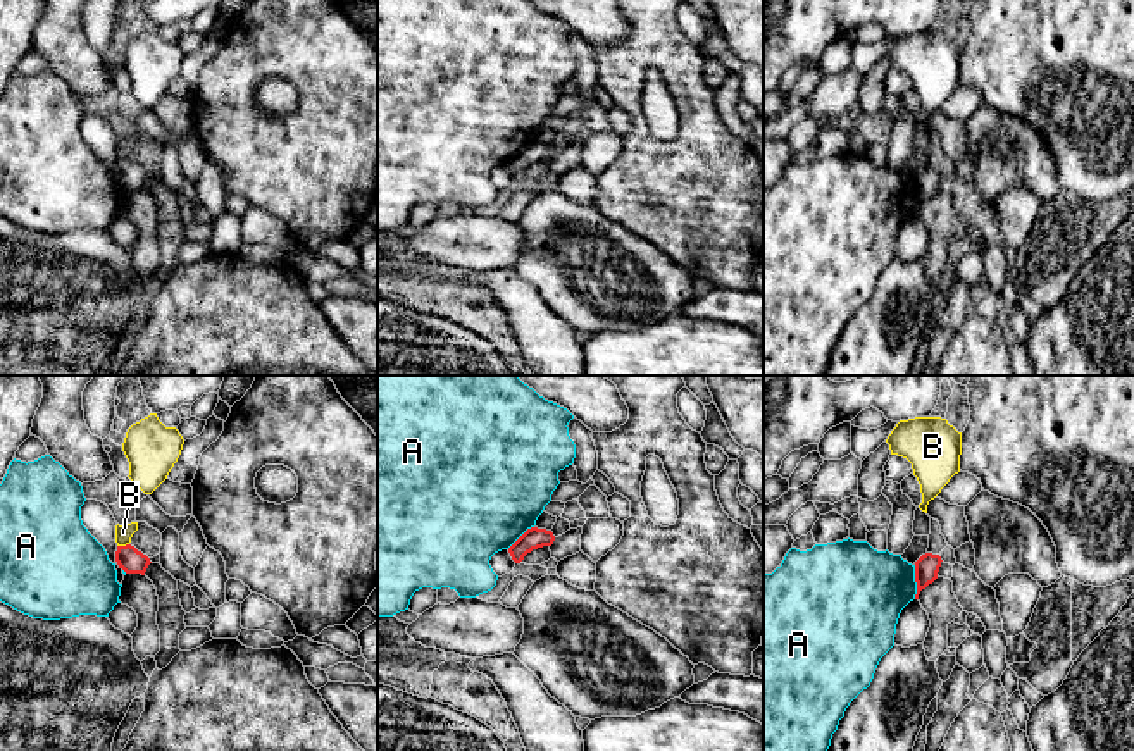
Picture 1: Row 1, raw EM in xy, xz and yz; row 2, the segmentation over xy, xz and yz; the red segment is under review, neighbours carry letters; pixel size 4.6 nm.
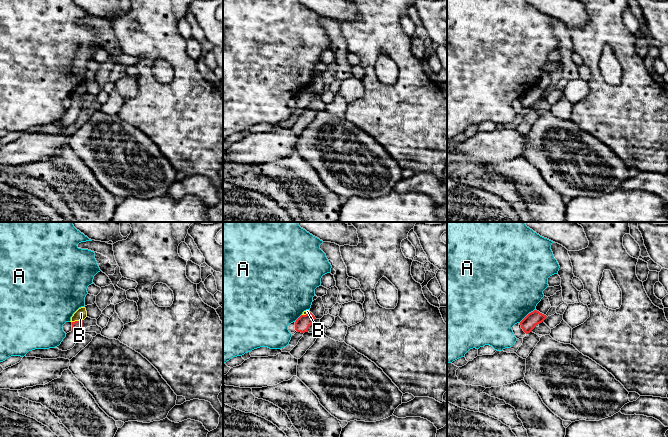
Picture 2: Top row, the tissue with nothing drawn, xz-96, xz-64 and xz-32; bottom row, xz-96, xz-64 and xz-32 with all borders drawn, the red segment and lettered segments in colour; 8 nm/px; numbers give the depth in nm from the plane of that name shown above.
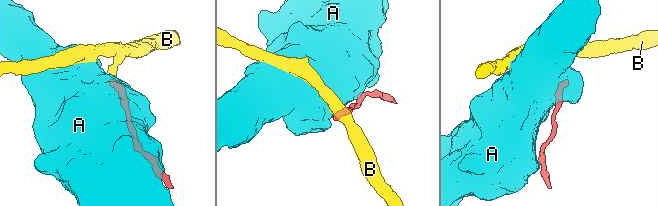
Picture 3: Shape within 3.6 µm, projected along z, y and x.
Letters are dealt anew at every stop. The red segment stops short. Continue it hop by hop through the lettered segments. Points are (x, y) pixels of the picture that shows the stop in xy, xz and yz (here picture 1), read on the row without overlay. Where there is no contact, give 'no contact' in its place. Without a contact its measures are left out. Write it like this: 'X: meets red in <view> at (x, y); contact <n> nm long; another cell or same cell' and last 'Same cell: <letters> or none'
A: meets red in yz at (915, 195); contact 160 nm long; another cell
B: meets red in xy at (123, 161); contact 60 nm long; another cell
Same cell: none

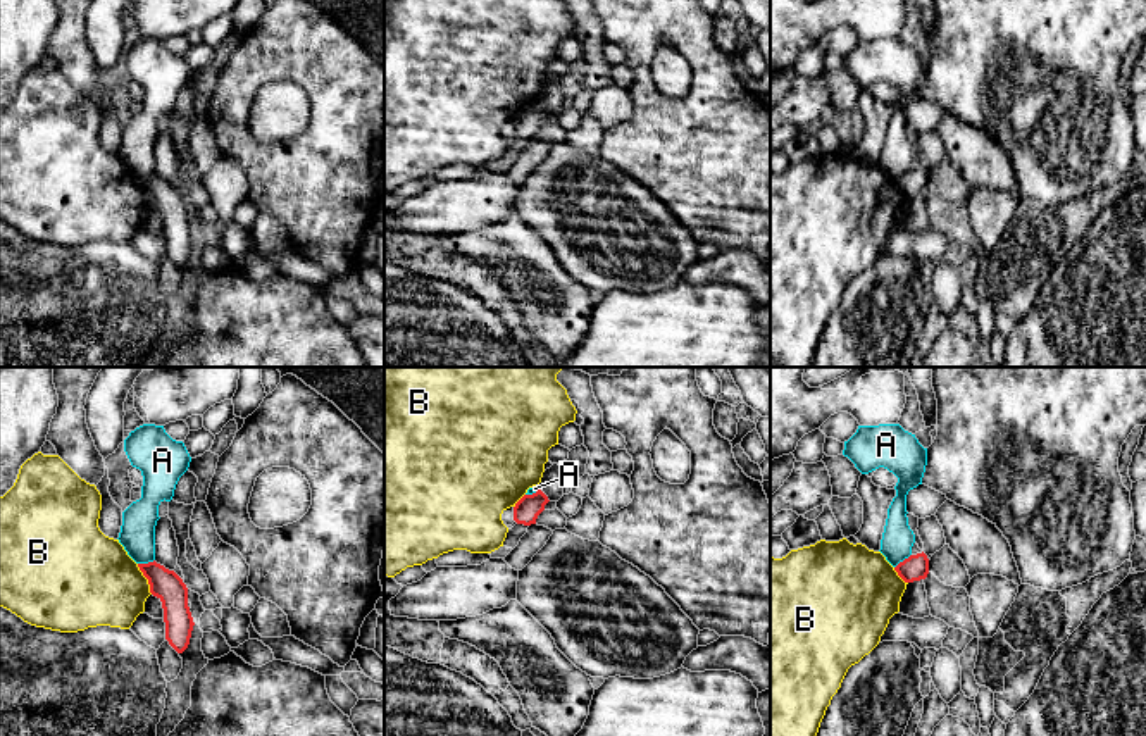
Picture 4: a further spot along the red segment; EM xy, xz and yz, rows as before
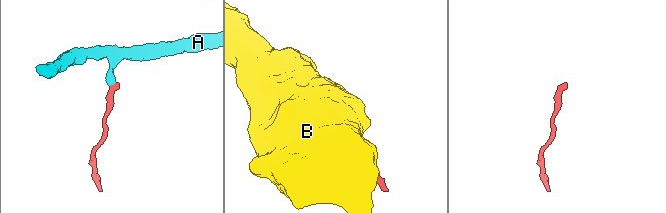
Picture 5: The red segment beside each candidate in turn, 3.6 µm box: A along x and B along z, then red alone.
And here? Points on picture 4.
A: meets red in xy at (145, 178); contact 80 nm long; another cell
B: meets red in xy at (147, 192); contact 160 nm long; another cell
Same cell: none

